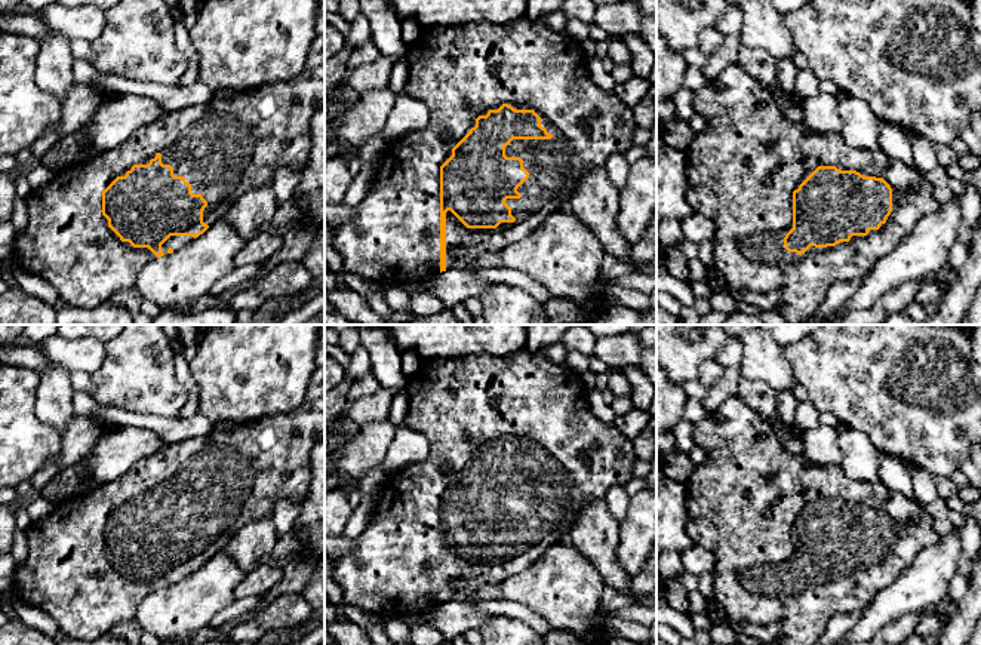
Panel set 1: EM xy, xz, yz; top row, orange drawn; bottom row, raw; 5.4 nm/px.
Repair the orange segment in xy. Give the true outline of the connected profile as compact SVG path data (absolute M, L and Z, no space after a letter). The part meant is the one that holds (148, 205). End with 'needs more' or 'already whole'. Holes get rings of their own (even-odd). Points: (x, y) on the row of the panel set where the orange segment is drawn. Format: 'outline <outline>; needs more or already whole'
outline M301 74L290 82L276 82L268 86L258 87L252 92L231 93L215 92L215 98L204 105L191 105L179 111L166 111L153 123L135 130L120 145L96 151L93 157L82 165L73 165L68 169L55 172L55 178L44 187L30 191L27 208L30 219L27 227L19 231L13 240L13 259L12 264L21 270L31 271L47 280L58 292L59 301L80 308L92 308L116 298L126 289L136 286L139 271L153 259L166 254L172 254L179 248L188 245L196 237L203 234L212 224L225 218L228 208L246 191L252 188L262 188L273 185L274 171L277 168L287 168L302 172L311 148L310 126L314 114L325 107L325 82L310 74Z; needs more

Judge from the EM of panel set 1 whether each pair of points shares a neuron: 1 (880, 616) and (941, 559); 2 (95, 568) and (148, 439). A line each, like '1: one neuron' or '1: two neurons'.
1: one neuron
2: two neurons

